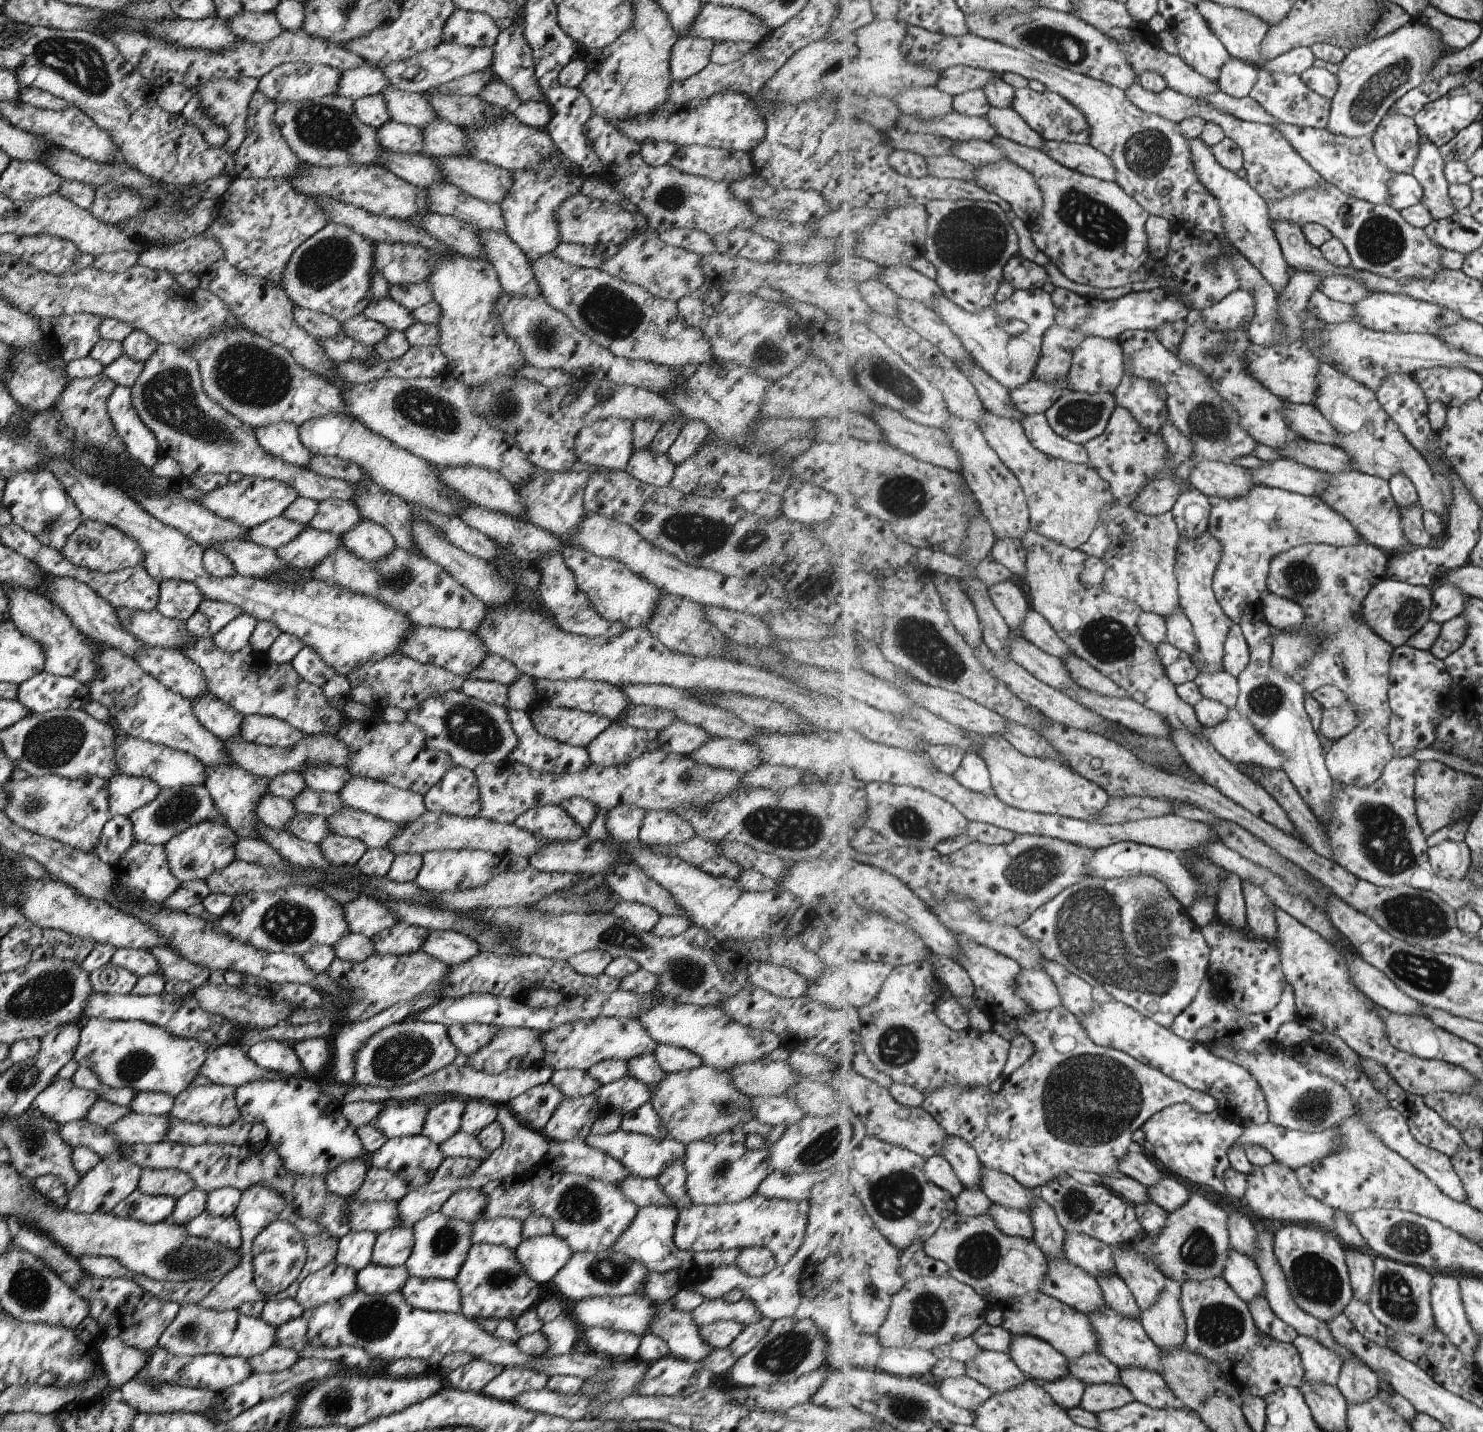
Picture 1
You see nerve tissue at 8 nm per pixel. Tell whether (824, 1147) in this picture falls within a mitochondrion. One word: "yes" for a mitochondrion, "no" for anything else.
yes

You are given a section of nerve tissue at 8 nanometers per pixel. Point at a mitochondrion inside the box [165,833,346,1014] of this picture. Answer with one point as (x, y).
(285, 923)

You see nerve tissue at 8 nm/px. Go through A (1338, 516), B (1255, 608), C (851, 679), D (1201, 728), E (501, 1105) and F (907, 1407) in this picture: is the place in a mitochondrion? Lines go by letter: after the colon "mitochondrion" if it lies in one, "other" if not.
A: other
B: other
C: other
D: other
E: other
F: mitochondrion

